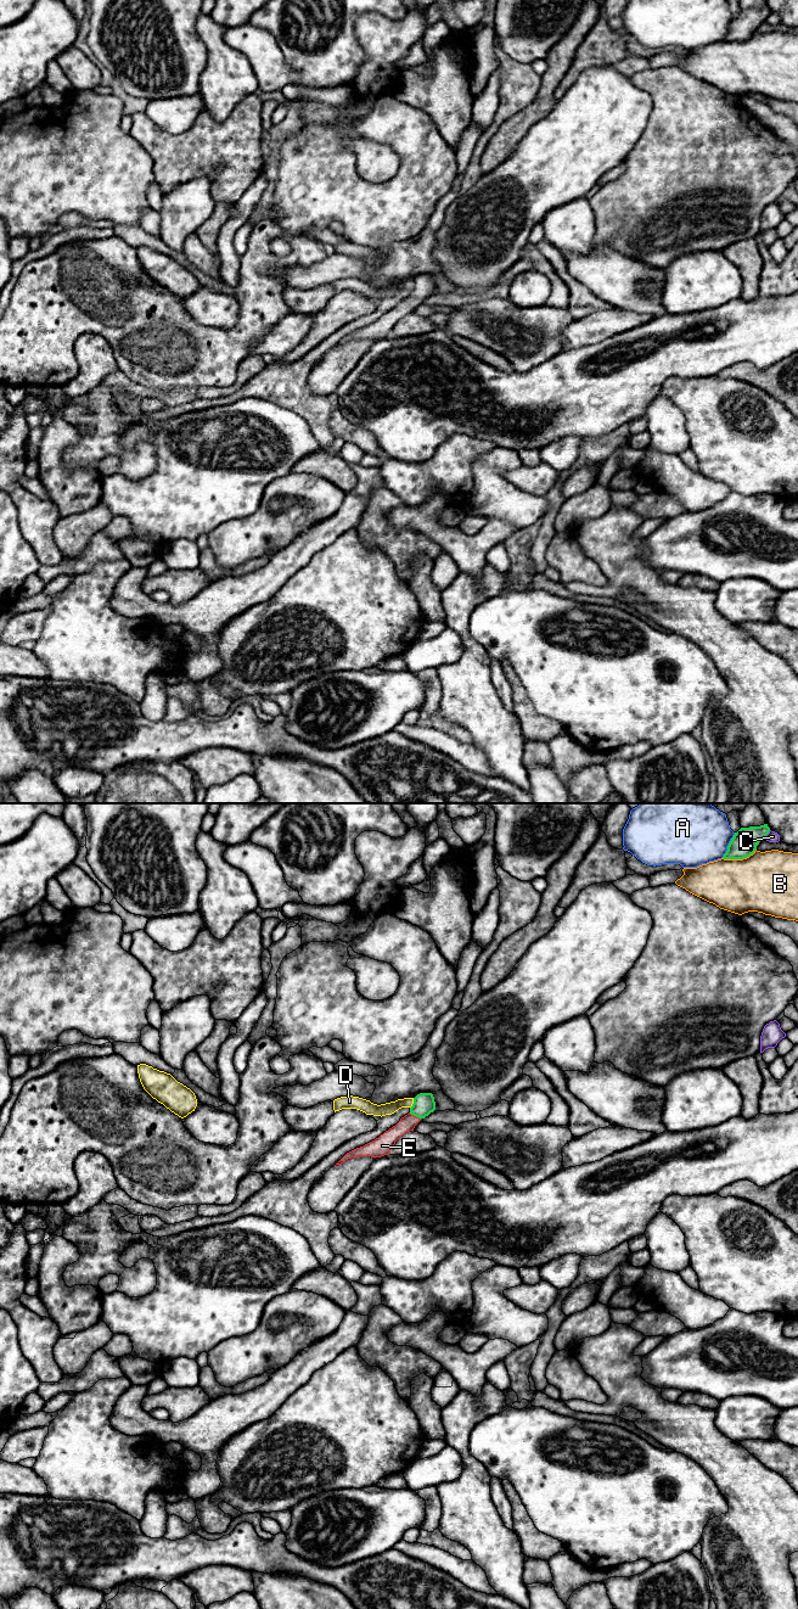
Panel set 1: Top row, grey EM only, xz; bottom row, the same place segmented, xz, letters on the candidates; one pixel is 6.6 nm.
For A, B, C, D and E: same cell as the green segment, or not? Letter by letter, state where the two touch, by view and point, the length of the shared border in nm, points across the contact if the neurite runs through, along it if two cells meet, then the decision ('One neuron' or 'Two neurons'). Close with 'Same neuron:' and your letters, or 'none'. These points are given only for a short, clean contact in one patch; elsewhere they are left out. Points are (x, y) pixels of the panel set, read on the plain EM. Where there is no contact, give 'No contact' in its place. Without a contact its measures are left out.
A: Touches green at xz (729, 27). Shared border 190 nm. Two neurons
B: Touches green at xz (740, 40). Shared border 240 nm. Boundary: xz (756, 31), (742, 40), (723, 40). Two neurons
C: Touches green at xz (768, 15). Shared border 70 nm. Two neurons
D: Touches green at xz (414, 285). Shared border 80 nm. Two neurons
E: Touches green at xz (414, 297). Shared border 80 nm. Path across: xz (423, 286), (414, 297), (406, 306). One neuron
Same neuron: E

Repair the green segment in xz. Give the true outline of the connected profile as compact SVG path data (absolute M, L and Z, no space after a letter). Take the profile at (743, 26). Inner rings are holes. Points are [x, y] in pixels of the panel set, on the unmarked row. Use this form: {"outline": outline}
{"outline": "M768 6L760 9L741 10L731 21L724 41L743 41L757 32L757 28L769 16Z"}

